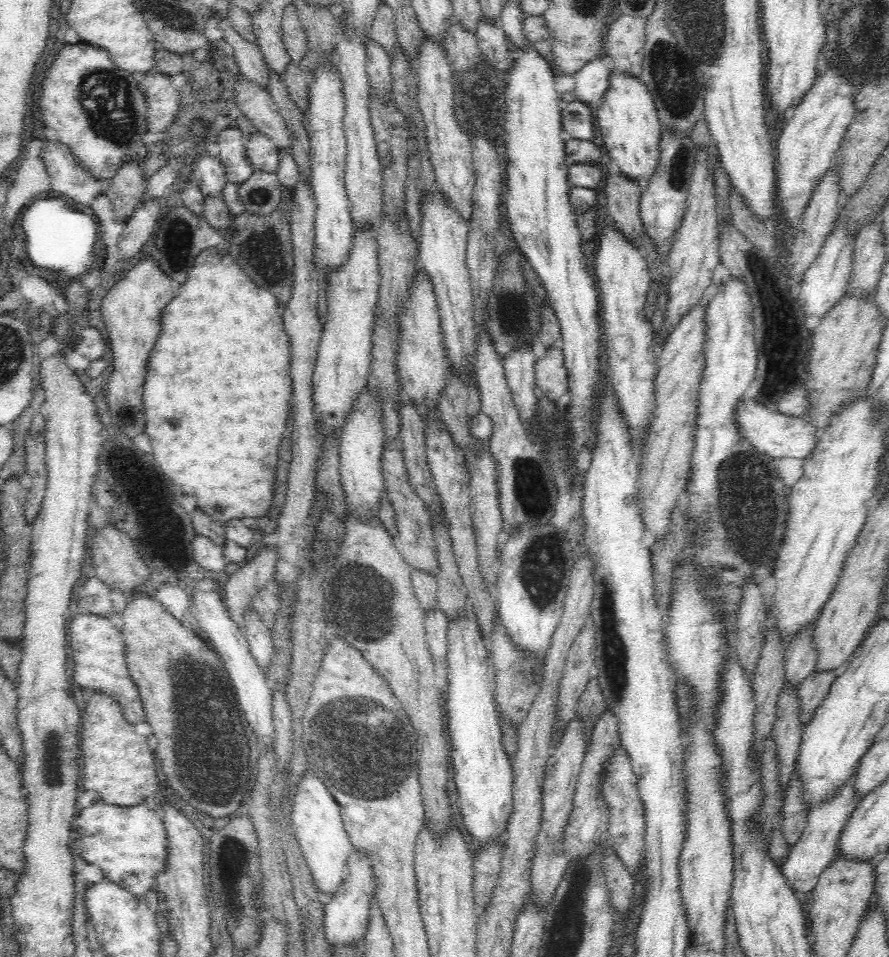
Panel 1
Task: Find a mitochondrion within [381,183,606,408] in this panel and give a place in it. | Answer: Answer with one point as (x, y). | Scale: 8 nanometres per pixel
(509, 329)

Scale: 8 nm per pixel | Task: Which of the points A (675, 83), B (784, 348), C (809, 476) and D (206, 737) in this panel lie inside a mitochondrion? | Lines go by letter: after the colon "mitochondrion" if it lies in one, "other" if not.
A: mitochondrion
B: mitochondrion
C: other
D: mitochondrion

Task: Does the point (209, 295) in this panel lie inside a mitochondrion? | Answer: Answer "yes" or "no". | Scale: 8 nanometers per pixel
no

